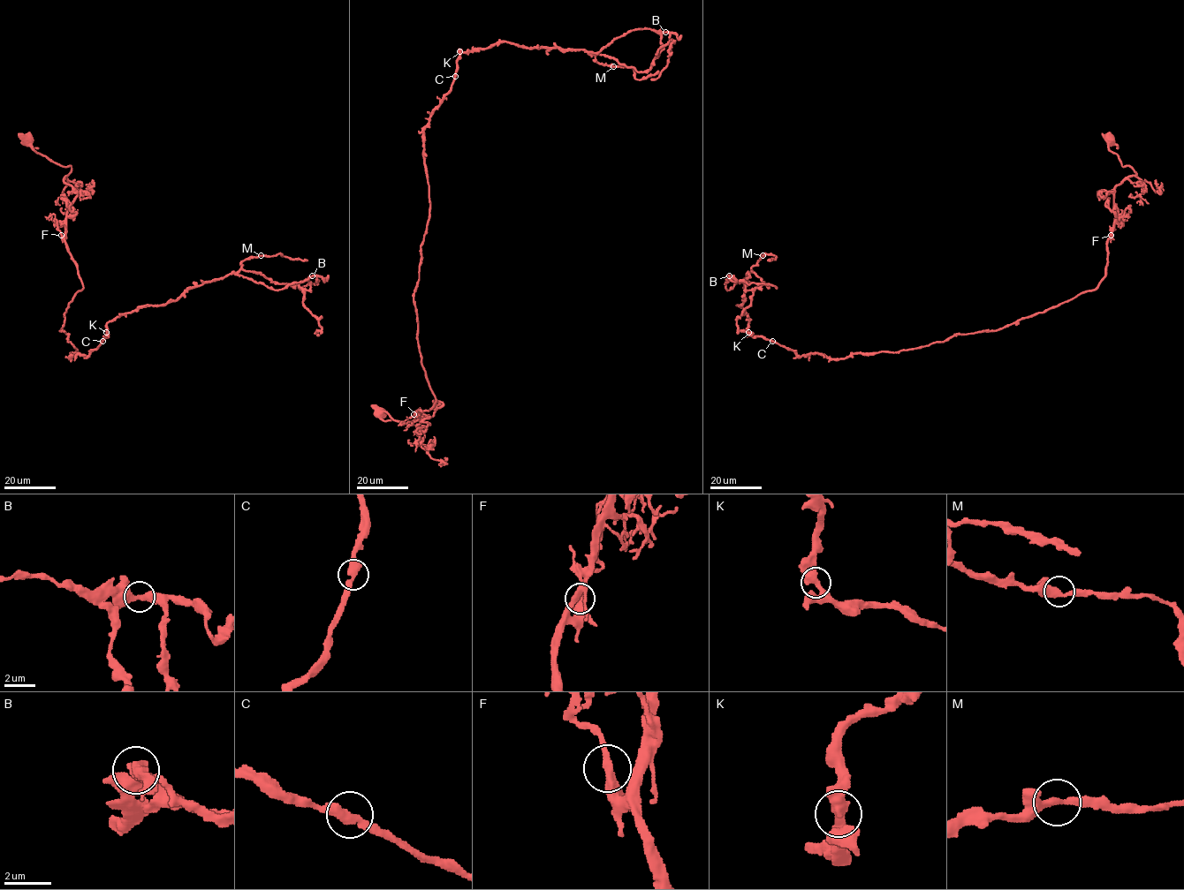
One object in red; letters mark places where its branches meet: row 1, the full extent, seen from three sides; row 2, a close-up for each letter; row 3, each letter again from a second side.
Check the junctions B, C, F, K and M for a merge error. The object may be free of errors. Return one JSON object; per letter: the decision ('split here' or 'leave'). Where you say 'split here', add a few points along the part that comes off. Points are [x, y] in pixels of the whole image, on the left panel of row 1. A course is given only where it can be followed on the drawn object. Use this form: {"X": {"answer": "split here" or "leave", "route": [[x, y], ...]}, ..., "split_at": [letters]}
{"B": {"answer": "split here", "route": [[313, 275], [316, 276], [317, 284], [298, 288]]}, "C": {"answer": "leave"}, "F": {"answer": "leave"}, "K": {"answer": "leave"}, "M": {"answer": "leave"}, "split_at": ["B"]}

